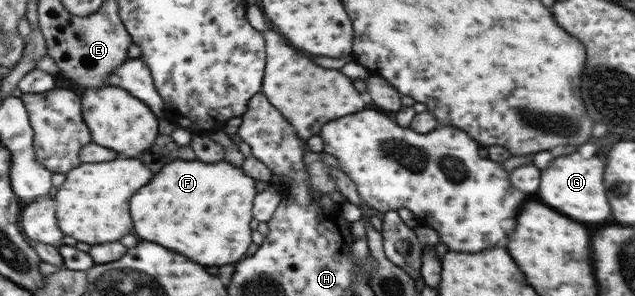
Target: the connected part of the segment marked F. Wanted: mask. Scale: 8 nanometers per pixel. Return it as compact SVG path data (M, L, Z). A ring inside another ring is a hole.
M225 160L217 163L172 161L132 199L132 217L142 241L160 243L194 263L208 267L234 264L250 245L250 207L254 181Z

